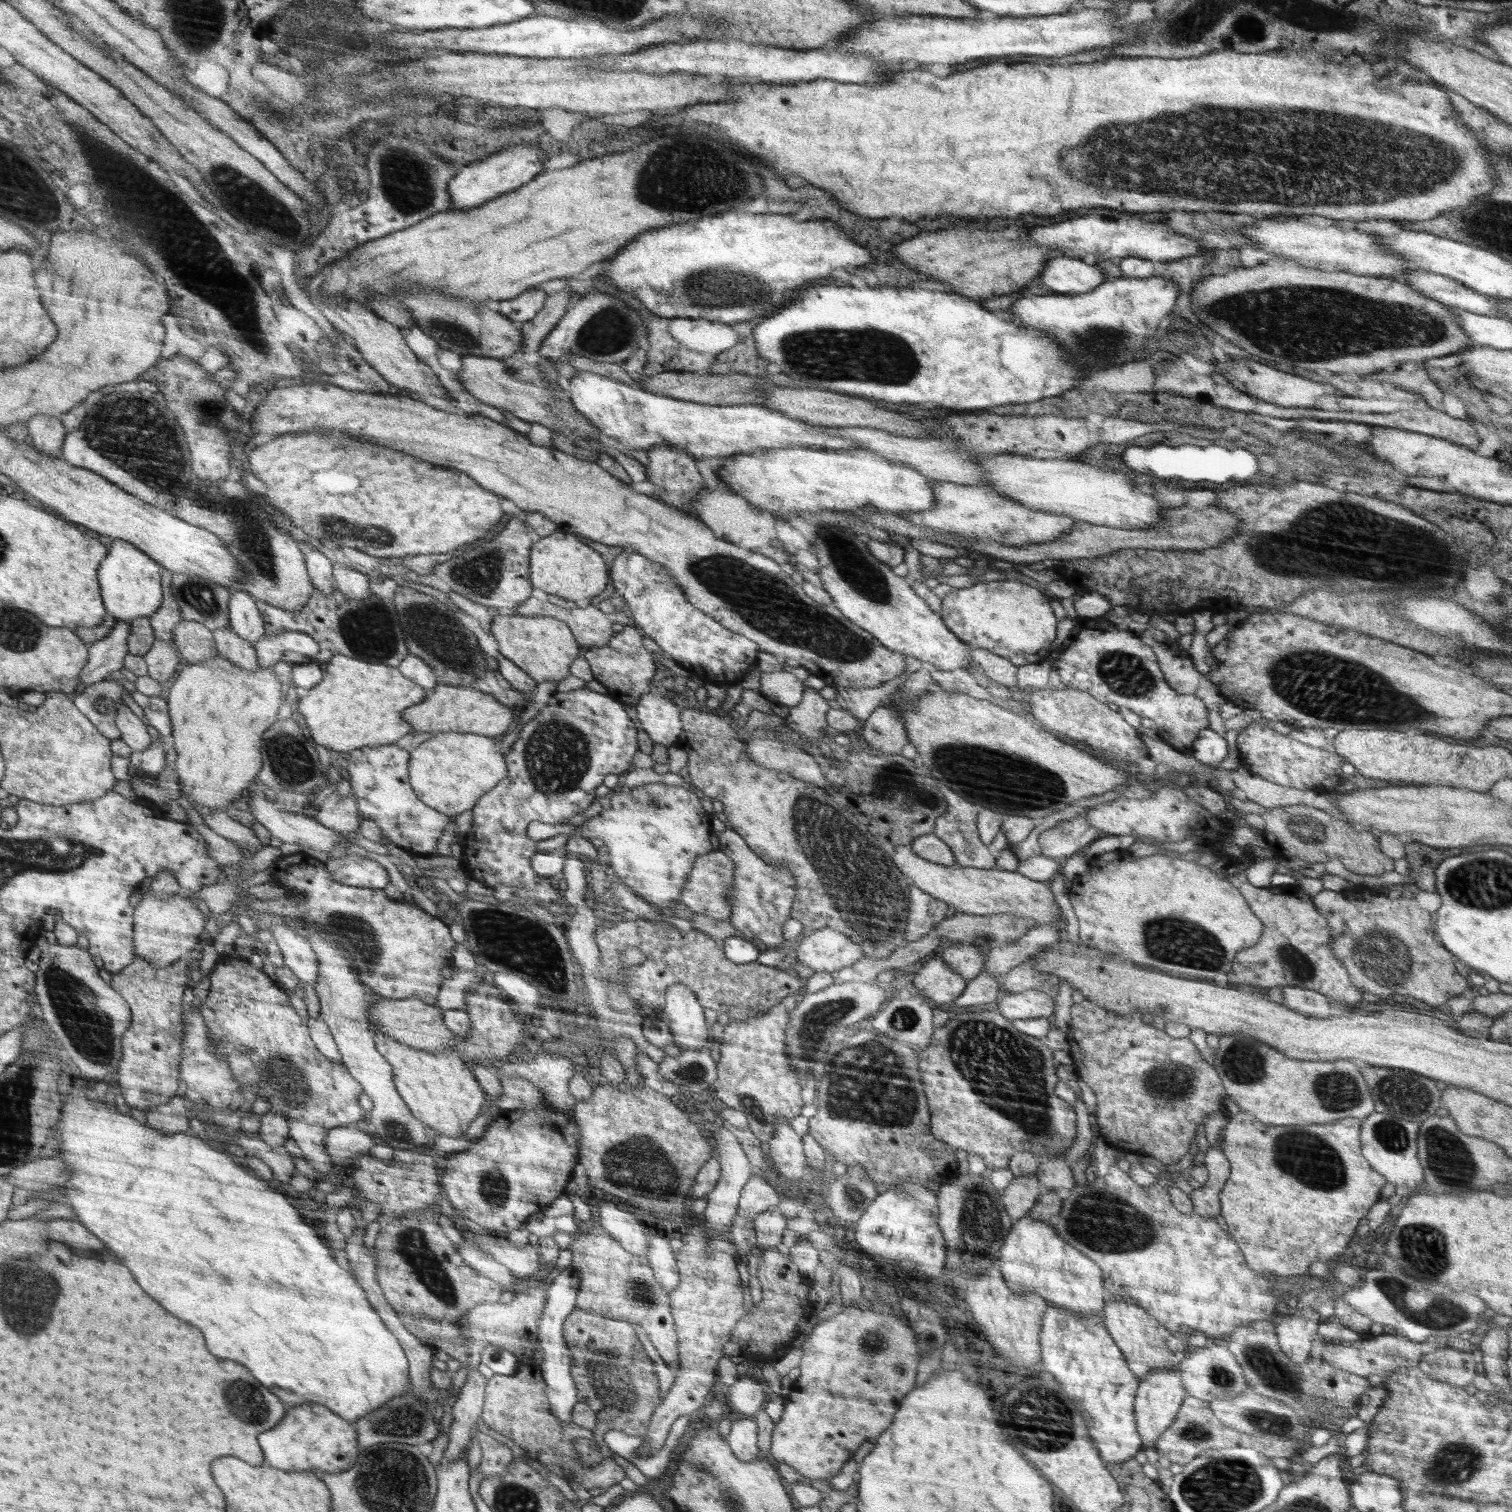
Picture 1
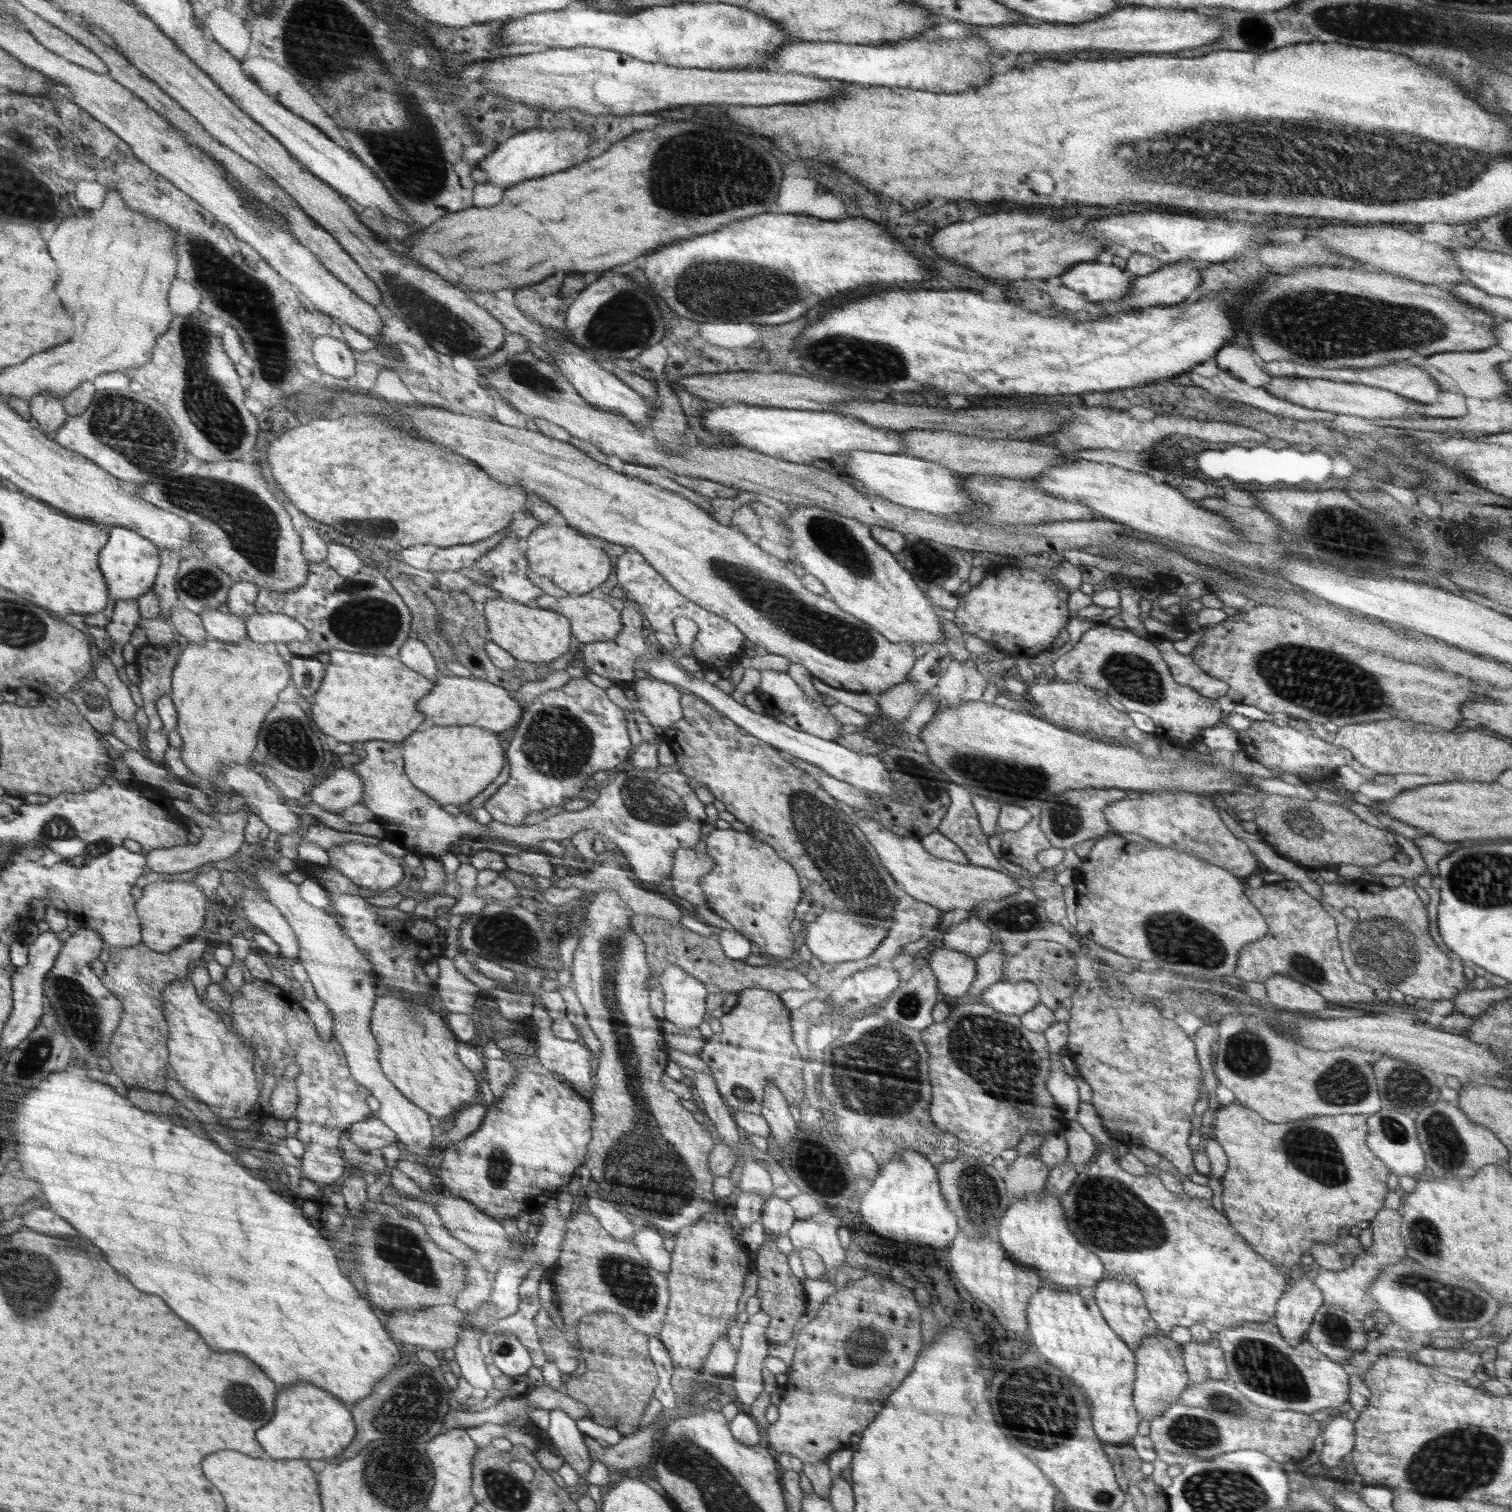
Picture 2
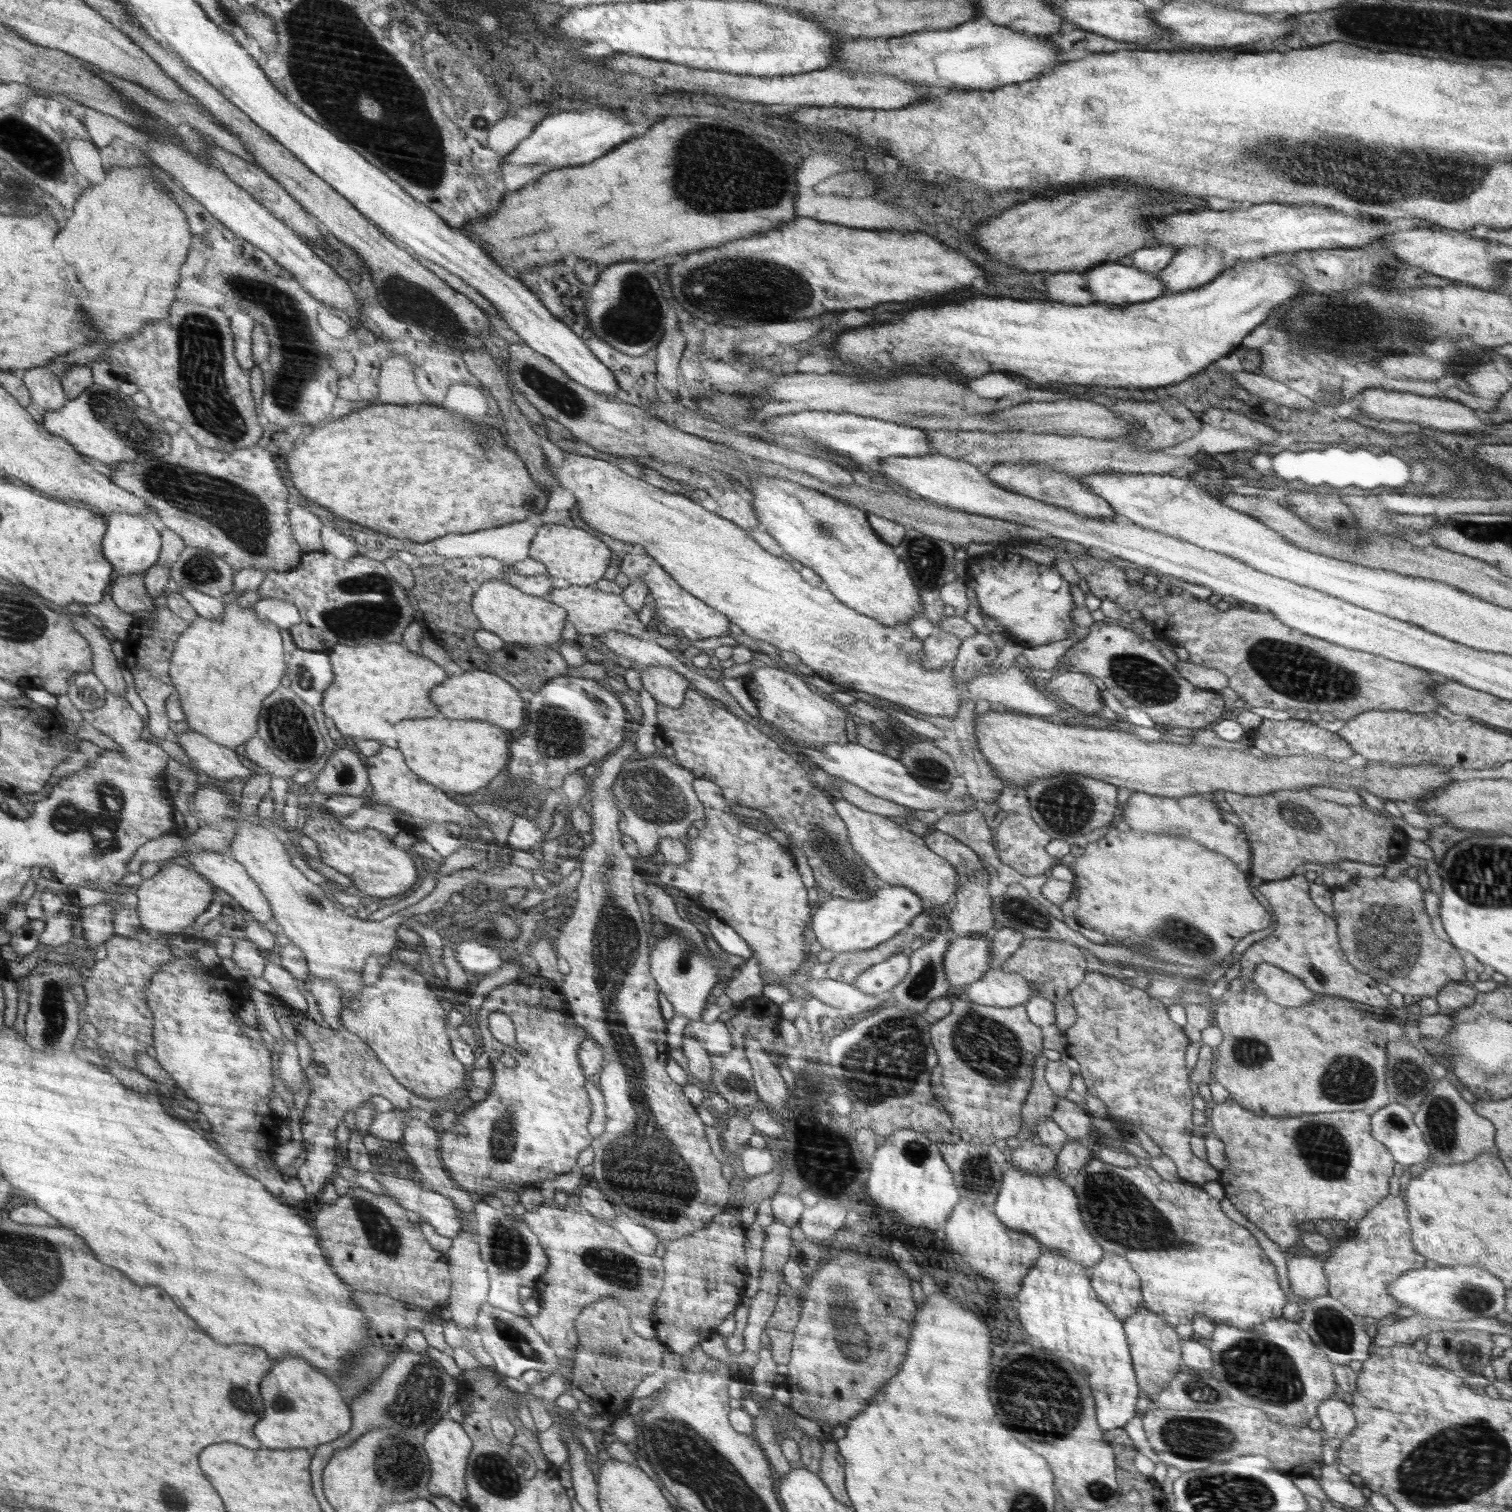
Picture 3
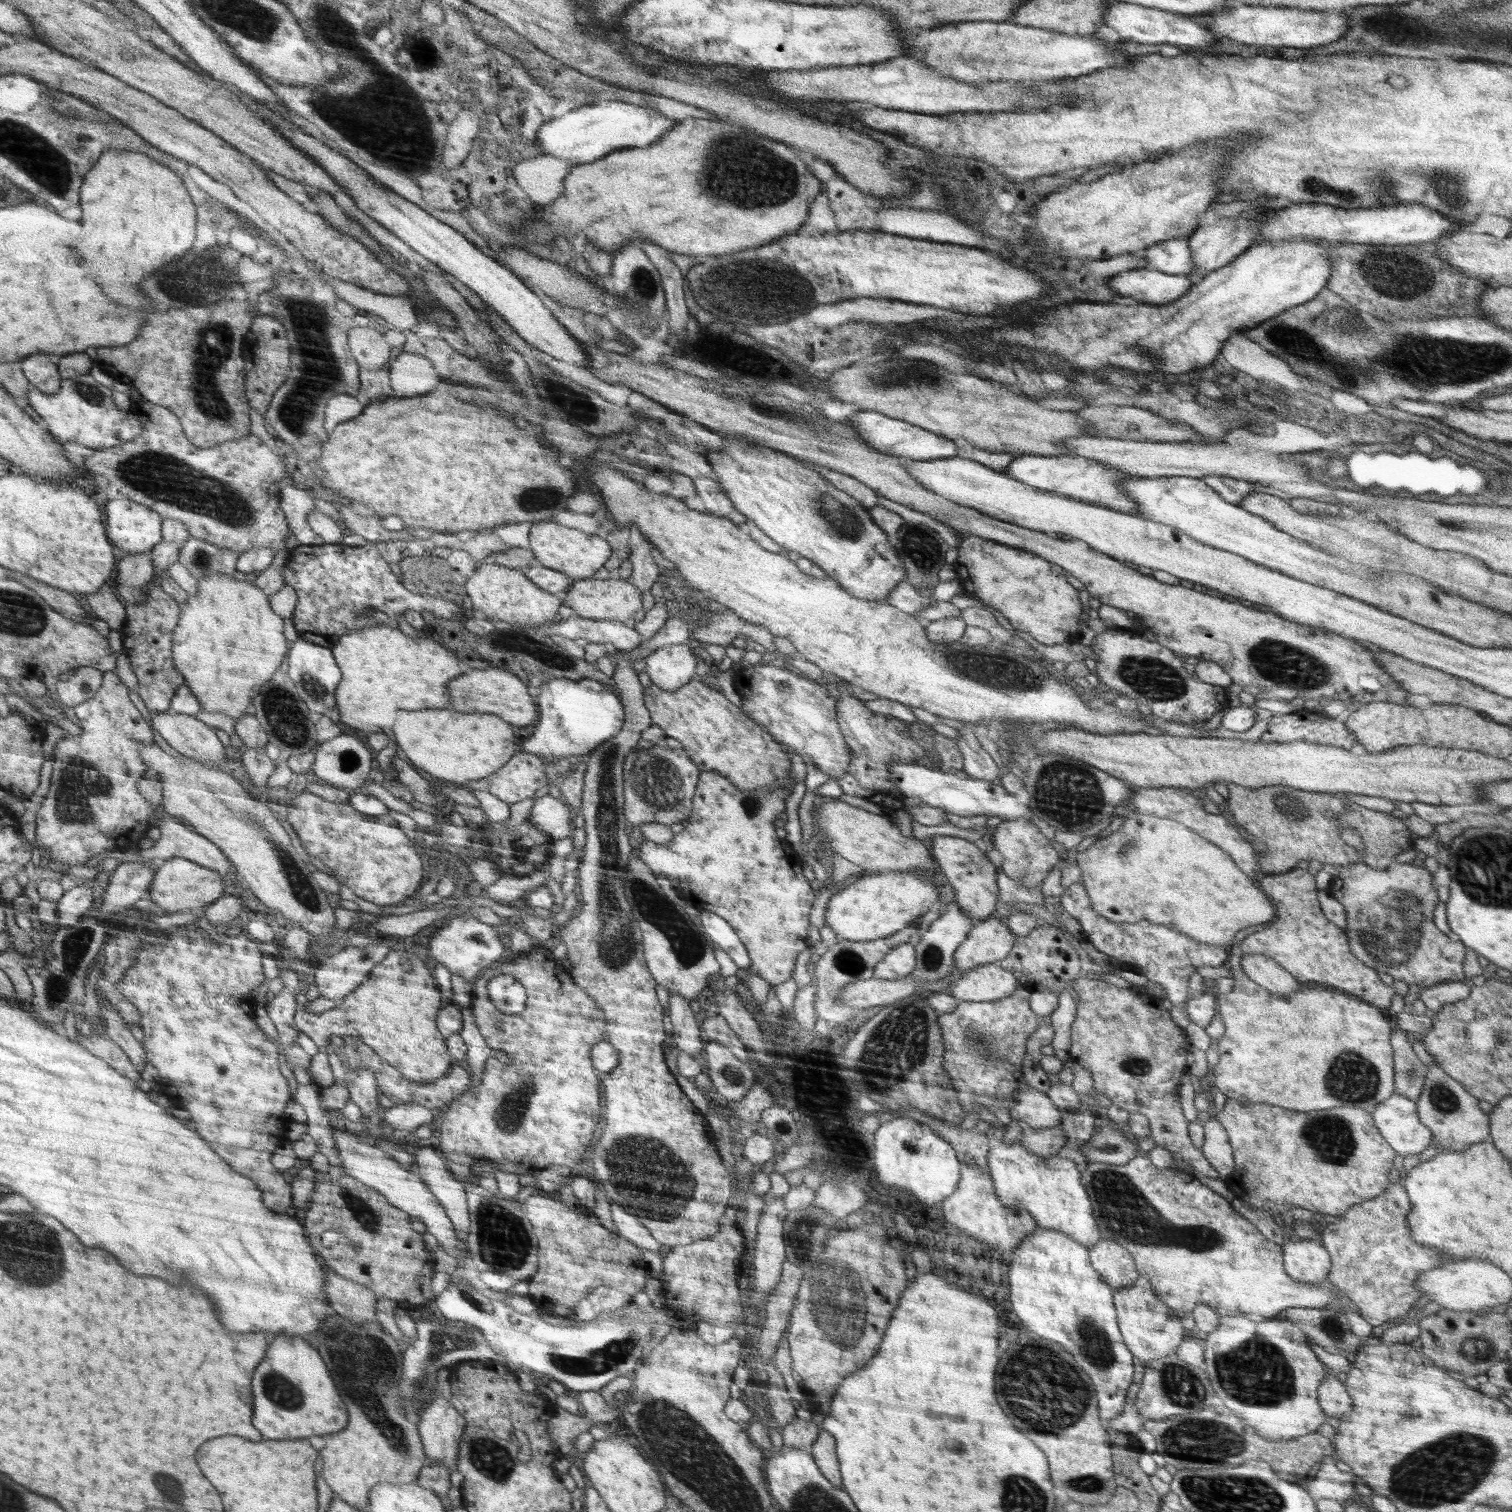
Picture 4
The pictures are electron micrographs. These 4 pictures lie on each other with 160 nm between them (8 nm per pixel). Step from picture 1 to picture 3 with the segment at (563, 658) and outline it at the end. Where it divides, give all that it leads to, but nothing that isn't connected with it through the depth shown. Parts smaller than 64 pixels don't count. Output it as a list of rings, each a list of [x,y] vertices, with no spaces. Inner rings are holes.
[[[494,580],[480,585],[480,589],[472,594],[471,603],[481,628],[493,632],[507,644],[534,648],[540,645],[552,647],[560,642],[566,622],[566,609],[545,598],[532,598],[506,580]]]

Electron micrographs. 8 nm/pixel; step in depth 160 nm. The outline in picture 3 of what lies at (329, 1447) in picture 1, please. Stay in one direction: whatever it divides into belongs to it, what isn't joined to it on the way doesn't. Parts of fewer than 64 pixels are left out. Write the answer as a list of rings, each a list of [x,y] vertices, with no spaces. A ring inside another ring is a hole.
[[[286,1354],[273,1360],[274,1370],[262,1380],[266,1396],[266,1416],[258,1422],[258,1441],[274,1450],[319,1447],[341,1439],[353,1425],[352,1410],[340,1395],[341,1389],[331,1377],[302,1356]]]

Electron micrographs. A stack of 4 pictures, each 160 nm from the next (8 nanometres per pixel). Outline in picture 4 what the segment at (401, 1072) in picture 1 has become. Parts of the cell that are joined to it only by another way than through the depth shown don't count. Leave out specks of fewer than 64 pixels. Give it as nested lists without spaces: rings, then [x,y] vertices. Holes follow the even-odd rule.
[[[391,951],[369,974],[369,977],[344,997],[340,1004],[322,1014],[314,1014],[299,1008],[294,1017],[296,1028],[309,1036],[318,1046],[318,1053],[312,1056],[311,1066],[313,1082],[320,1087],[328,1087],[335,1083],[334,1075],[329,1064],[327,1046],[330,1036],[347,1037],[365,1041],[374,1052],[379,1053],[385,1061],[405,1074],[406,1080],[414,1080],[422,1084],[446,1077],[450,1071],[450,1056],[444,1044],[440,1030],[436,1030],[436,1014],[440,1010],[440,992],[434,986],[432,974],[424,966],[408,966],[408,958],[398,951]]]

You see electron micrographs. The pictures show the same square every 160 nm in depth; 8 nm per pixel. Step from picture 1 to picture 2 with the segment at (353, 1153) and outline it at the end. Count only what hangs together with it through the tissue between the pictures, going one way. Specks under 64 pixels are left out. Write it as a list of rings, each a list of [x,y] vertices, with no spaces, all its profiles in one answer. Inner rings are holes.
[[[375,1115],[353,1124],[346,1134],[360,1151],[365,1152],[375,1148],[383,1149],[392,1143],[398,1143],[396,1133]]]

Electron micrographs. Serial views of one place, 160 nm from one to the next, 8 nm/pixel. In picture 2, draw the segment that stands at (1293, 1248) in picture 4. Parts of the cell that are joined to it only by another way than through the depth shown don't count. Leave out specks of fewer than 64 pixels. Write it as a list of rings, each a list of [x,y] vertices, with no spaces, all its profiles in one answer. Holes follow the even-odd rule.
[[[1302,1273],[1301,1277],[1293,1276],[1288,1283],[1288,1289],[1283,1292],[1276,1303],[1276,1314],[1272,1319],[1277,1324],[1282,1338],[1291,1345],[1298,1345],[1306,1339],[1309,1326],[1314,1320],[1316,1311],[1323,1304],[1323,1296],[1320,1289],[1313,1282],[1313,1274]]]

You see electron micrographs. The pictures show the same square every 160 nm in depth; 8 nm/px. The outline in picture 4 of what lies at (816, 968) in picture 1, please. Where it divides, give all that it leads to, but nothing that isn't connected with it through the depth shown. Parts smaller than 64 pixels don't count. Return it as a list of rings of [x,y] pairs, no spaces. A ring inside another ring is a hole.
[[[887,871],[884,874],[865,874],[848,881],[828,900],[824,922],[832,929],[838,940],[874,941],[894,935],[914,923],[914,918],[928,912],[928,906],[938,900],[938,890],[932,882],[926,882],[918,872]]]

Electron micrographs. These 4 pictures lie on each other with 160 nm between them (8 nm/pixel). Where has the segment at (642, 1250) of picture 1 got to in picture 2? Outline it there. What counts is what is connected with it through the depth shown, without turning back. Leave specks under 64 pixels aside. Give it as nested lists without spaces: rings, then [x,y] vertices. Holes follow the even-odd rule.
[[[590,1196],[587,1202],[589,1212],[592,1213],[605,1229],[618,1240],[632,1239],[635,1234],[636,1226],[632,1226],[632,1222],[628,1224],[628,1218],[622,1216],[610,1202]]]

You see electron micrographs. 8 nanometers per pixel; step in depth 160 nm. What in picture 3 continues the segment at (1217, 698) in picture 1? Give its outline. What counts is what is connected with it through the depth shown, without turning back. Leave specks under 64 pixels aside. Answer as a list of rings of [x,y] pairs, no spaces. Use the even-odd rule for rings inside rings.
[[[1191,660],[1178,661],[1177,671],[1182,678],[1202,690],[1220,692],[1229,686],[1230,679],[1223,672],[1214,668],[1206,668]]]

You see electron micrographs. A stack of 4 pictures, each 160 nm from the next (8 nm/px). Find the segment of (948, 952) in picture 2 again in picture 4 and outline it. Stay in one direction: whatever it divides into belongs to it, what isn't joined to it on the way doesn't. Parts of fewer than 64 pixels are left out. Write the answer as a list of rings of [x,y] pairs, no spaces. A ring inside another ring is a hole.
[[[992,916],[975,924],[969,938],[956,952],[956,968],[961,976],[984,964],[998,964],[1009,956],[1018,936],[1007,924],[1007,919],[1001,921]]]

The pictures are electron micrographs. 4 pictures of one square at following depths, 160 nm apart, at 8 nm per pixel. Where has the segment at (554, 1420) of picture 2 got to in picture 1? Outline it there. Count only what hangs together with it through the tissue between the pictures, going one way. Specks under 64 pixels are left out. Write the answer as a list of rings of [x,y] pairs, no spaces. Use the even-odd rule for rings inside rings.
[[[572,1266],[562,1269],[549,1288],[545,1290],[547,1292],[547,1301],[538,1323],[538,1346],[543,1350],[544,1355],[544,1362],[540,1363],[539,1366],[545,1380],[545,1385],[547,1386],[544,1395],[549,1400],[552,1416],[560,1424],[573,1422],[573,1408],[579,1401],[577,1397],[578,1389],[573,1381],[571,1372],[570,1361],[573,1353],[570,1351],[568,1343],[563,1337],[563,1324],[566,1317],[577,1308],[576,1301],[580,1283],[579,1276],[572,1269]]]

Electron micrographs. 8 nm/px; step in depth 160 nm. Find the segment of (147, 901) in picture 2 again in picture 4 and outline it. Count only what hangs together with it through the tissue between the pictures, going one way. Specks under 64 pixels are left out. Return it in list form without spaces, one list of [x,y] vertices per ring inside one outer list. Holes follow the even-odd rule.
[[[176,857],[163,861],[157,868],[155,878],[151,884],[147,897],[164,910],[164,914],[179,911],[187,913],[191,908],[206,908],[218,900],[224,892],[224,882],[220,872],[212,868],[204,868],[197,861]]]

